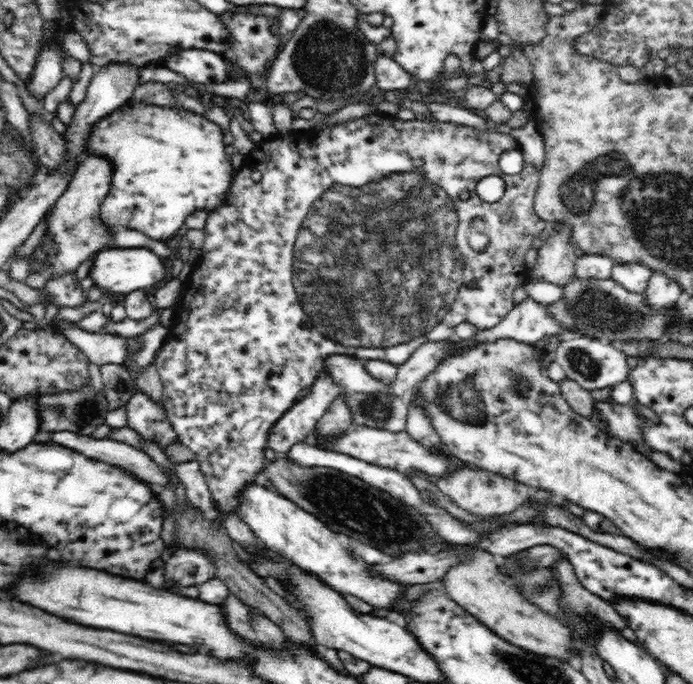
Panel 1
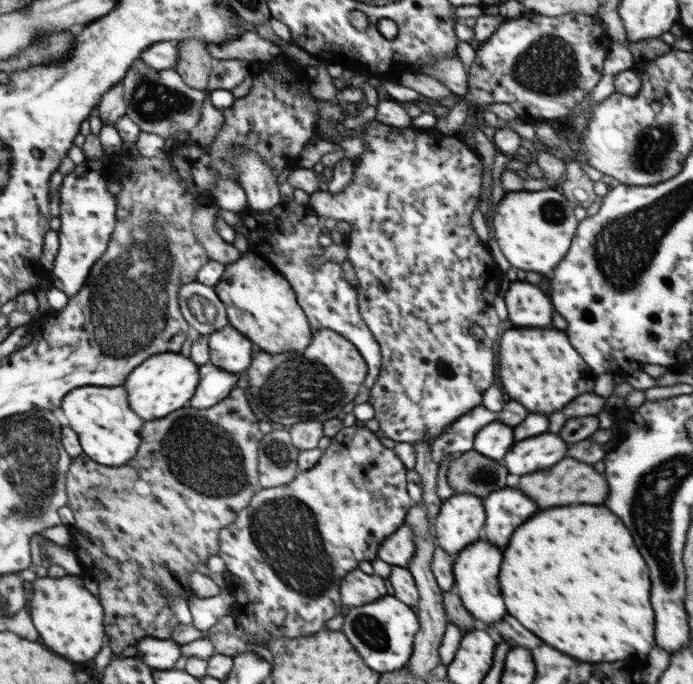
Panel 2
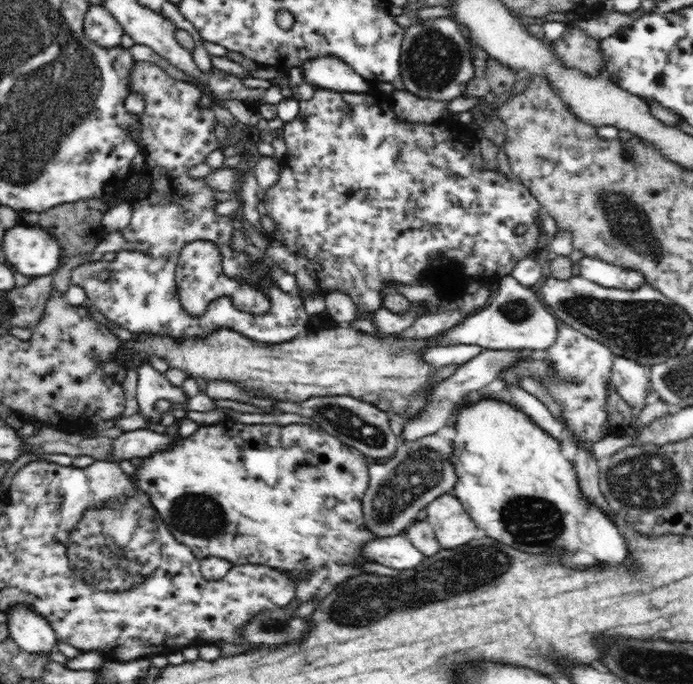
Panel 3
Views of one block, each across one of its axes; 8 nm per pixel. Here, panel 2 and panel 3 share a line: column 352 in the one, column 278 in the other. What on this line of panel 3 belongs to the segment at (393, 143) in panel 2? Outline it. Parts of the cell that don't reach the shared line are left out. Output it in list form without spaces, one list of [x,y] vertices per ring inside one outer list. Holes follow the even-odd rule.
[[[316,88],[310,100],[300,100],[300,111],[292,122],[284,123],[282,139],[286,143],[287,152],[282,159],[280,176],[270,188],[261,194],[266,208],[266,215],[276,222],[276,230],[263,235],[267,238],[269,248],[263,250],[285,273],[294,274],[298,287],[297,294],[321,294],[325,296],[330,290],[339,290],[350,295],[360,314],[372,314],[382,307],[384,290],[388,284],[420,284],[418,276],[428,274],[432,265],[438,265],[442,270],[447,262],[462,264],[468,278],[475,277],[483,284],[496,284],[503,276],[512,275],[512,268],[526,256],[540,252],[538,247],[541,236],[541,226],[538,225],[538,214],[541,204],[532,195],[528,187],[522,185],[517,178],[509,178],[500,174],[499,170],[490,170],[485,167],[481,149],[475,132],[468,126],[455,125],[440,126],[438,124],[414,124],[399,120],[393,108],[382,106],[380,100],[356,94],[356,92],[335,92],[328,89]],[[350,107],[346,114],[344,109]],[[518,224],[527,224],[528,231],[524,235],[517,234],[514,229]]]

